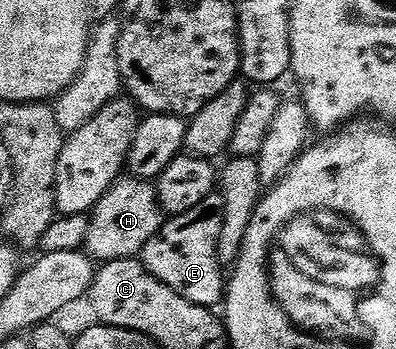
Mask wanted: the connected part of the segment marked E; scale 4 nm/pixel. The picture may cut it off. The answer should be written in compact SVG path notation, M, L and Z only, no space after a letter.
M220 192L211 193L203 204L195 204L191 212L170 217L143 251L145 267L167 284L167 288L179 292L179 296L191 300L196 306L217 308L225 297L227 278L224 273L221 275L223 265L216 254L224 211L223 196Z

